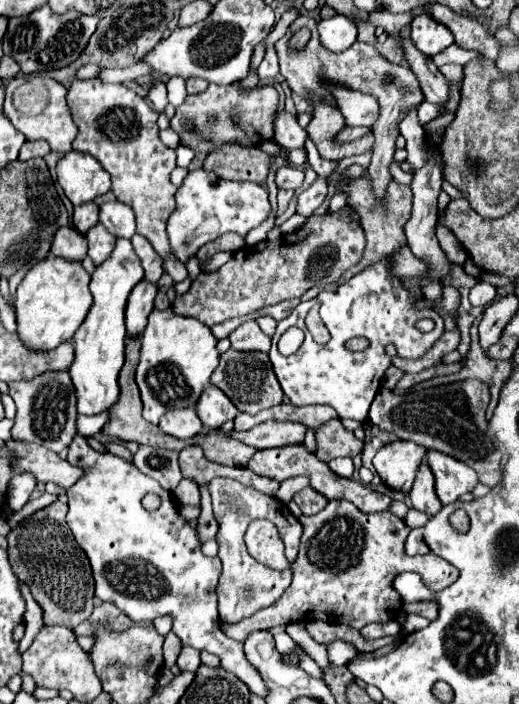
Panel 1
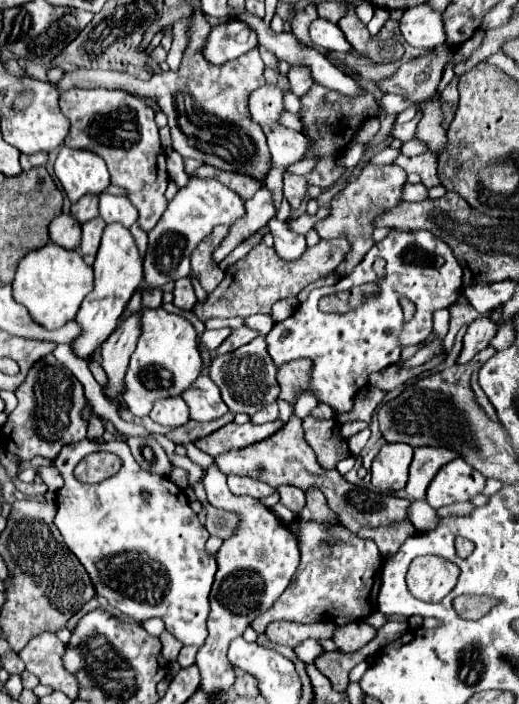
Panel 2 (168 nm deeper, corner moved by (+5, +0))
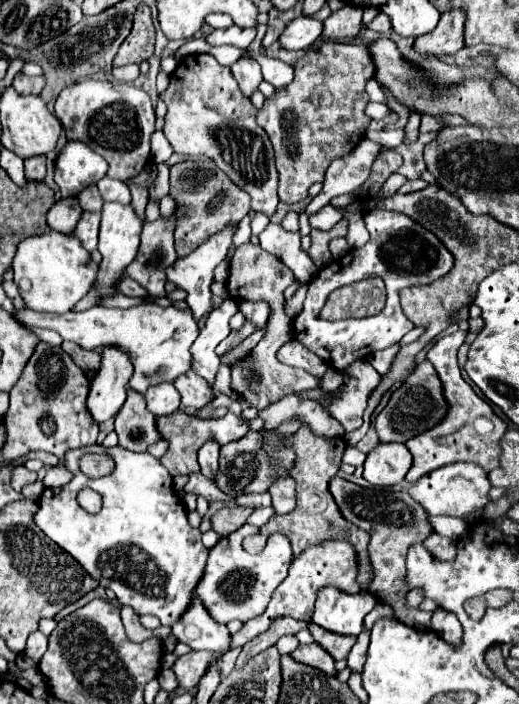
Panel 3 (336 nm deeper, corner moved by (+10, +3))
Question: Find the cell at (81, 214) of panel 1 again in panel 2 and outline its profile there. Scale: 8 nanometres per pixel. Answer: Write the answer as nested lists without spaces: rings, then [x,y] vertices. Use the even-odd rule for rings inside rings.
[[[87,195],[81,201],[77,201],[75,205],[71,205],[71,215],[75,215],[75,219],[79,223],[87,223],[99,215],[97,203],[99,203],[97,195]]]

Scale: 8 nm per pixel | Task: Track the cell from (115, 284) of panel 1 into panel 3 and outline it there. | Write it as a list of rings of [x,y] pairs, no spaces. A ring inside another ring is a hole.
[[[106,202],[104,204],[102,224],[100,224],[100,244],[98,244],[98,250],[102,252],[102,264],[100,264],[100,272],[98,272],[98,280],[96,280],[96,288],[100,292],[100,298],[116,292],[114,282],[118,282],[118,278],[124,276],[126,266],[134,260],[134,256],[138,252],[142,226],[144,226],[144,222],[138,218],[132,204],[128,204],[128,206],[122,206],[120,202]]]

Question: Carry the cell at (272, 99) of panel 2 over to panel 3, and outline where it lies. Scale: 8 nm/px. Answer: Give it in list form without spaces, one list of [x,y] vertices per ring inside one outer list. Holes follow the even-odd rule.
[[[240,58],[238,62],[234,62],[234,64],[230,66],[230,70],[232,70],[236,82],[240,84],[242,92],[244,92],[246,96],[250,96],[250,94],[258,88],[258,84],[262,82],[260,64],[258,64],[254,58]]]

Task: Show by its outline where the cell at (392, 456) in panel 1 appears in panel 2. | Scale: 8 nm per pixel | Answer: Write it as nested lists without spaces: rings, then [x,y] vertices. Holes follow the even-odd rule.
[[[407,443],[383,445],[371,465],[371,483],[379,491],[399,491],[407,483],[407,469],[413,459],[413,447]]]

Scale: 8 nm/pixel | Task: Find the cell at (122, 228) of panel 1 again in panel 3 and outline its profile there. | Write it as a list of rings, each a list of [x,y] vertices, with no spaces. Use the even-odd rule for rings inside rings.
[[[104,176],[98,182],[98,188],[100,188],[100,194],[102,194],[104,202],[120,202],[120,204],[130,202],[130,190],[122,180],[114,180],[114,178]]]

